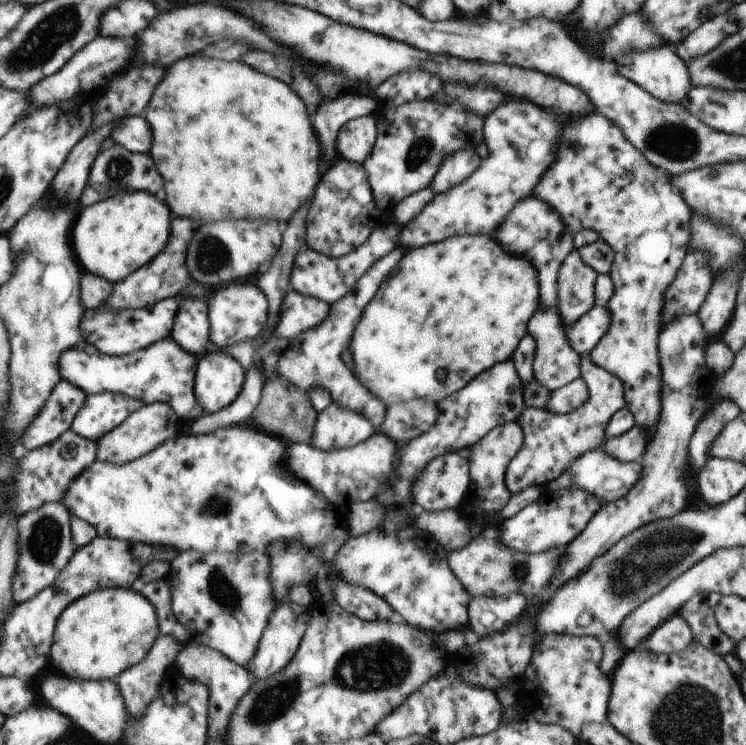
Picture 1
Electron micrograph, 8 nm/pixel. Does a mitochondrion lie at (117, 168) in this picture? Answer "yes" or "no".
yes

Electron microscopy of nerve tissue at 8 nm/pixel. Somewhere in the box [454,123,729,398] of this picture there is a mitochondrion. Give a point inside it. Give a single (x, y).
(677, 361)

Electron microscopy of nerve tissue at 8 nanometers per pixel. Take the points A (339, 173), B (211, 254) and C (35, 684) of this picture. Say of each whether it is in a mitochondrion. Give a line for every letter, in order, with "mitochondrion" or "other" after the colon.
A: other
B: mitochondrion
C: other

